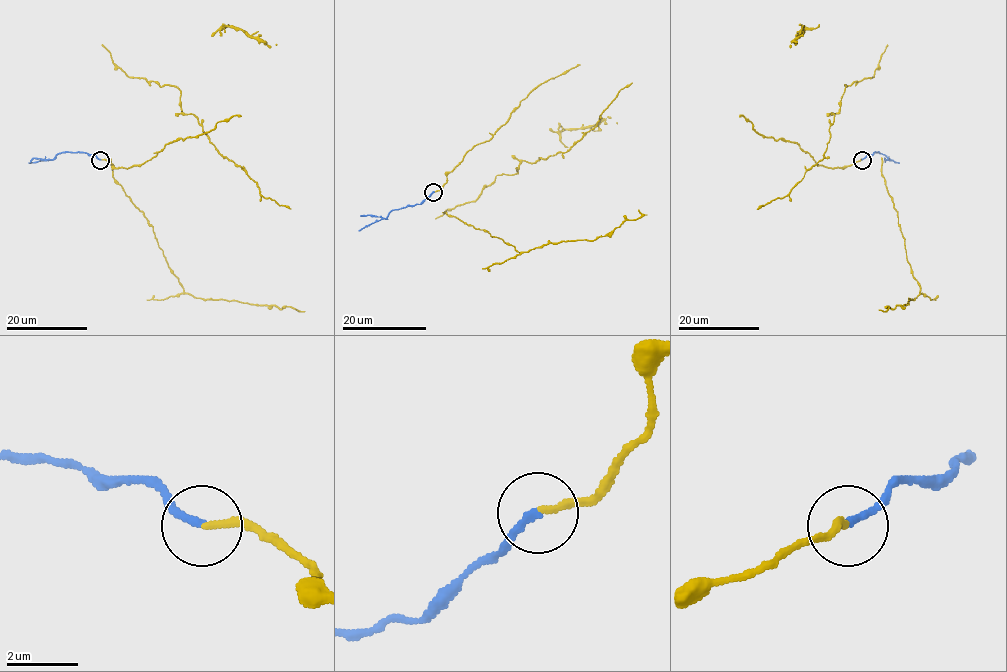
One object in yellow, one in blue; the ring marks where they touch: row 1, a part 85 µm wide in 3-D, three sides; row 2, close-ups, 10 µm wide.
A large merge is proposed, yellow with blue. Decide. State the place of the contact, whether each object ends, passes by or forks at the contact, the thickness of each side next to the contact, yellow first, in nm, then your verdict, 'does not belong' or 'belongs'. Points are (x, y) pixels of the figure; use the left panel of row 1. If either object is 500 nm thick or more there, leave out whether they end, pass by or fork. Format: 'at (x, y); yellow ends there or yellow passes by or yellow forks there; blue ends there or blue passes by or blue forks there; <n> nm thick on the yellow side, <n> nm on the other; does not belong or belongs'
at (100, 160); yellow ends there; blue ends there; 200 nm thick on the yellow side, 200 nm on the other; does not belong

